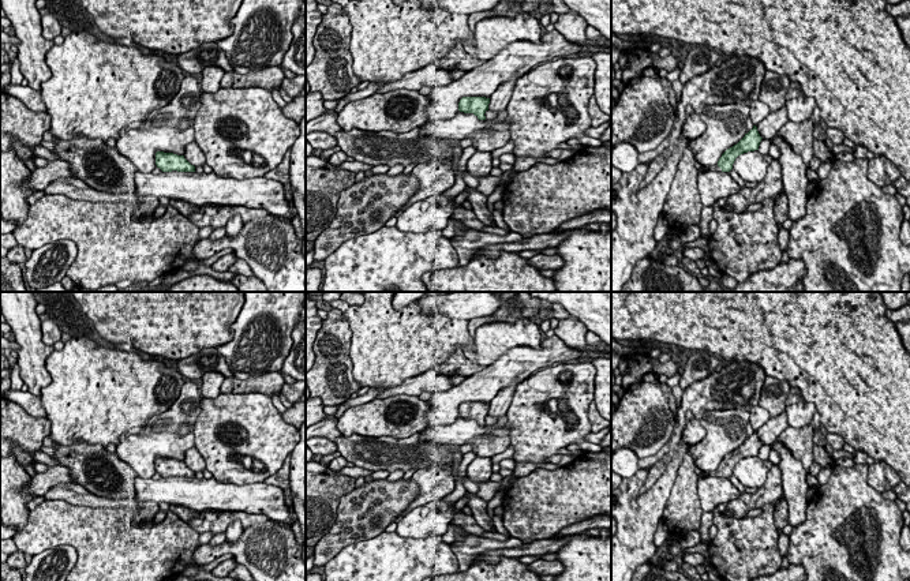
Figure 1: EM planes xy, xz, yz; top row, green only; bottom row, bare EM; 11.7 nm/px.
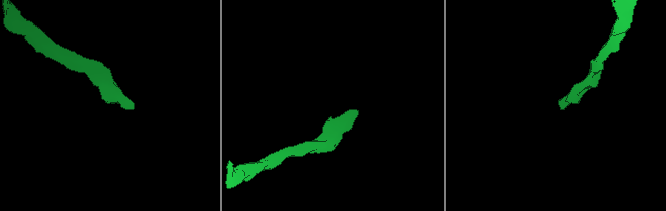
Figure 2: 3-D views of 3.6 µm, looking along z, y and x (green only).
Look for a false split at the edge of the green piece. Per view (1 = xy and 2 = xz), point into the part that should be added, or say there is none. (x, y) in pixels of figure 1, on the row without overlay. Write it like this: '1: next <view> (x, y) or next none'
1: next none
2: next none

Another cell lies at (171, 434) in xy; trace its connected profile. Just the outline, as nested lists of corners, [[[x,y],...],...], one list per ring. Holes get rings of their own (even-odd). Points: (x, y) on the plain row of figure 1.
[[[186,381],[179,398],[168,411],[151,416],[139,434],[120,436],[117,457],[142,479],[151,479],[157,472],[157,457],[184,461],[186,451],[195,447],[194,427],[201,400],[195,381]]]

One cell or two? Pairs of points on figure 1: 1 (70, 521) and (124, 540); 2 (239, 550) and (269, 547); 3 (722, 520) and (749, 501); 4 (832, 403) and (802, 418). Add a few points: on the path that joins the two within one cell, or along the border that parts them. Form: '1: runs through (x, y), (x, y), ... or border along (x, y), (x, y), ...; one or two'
1: runs through (83, 528), (111, 540); one
2: runs through (246, 550), (262, 548); one
3: border along (733, 516), (742, 518); two
4: border along (805, 400), (817, 411); two

